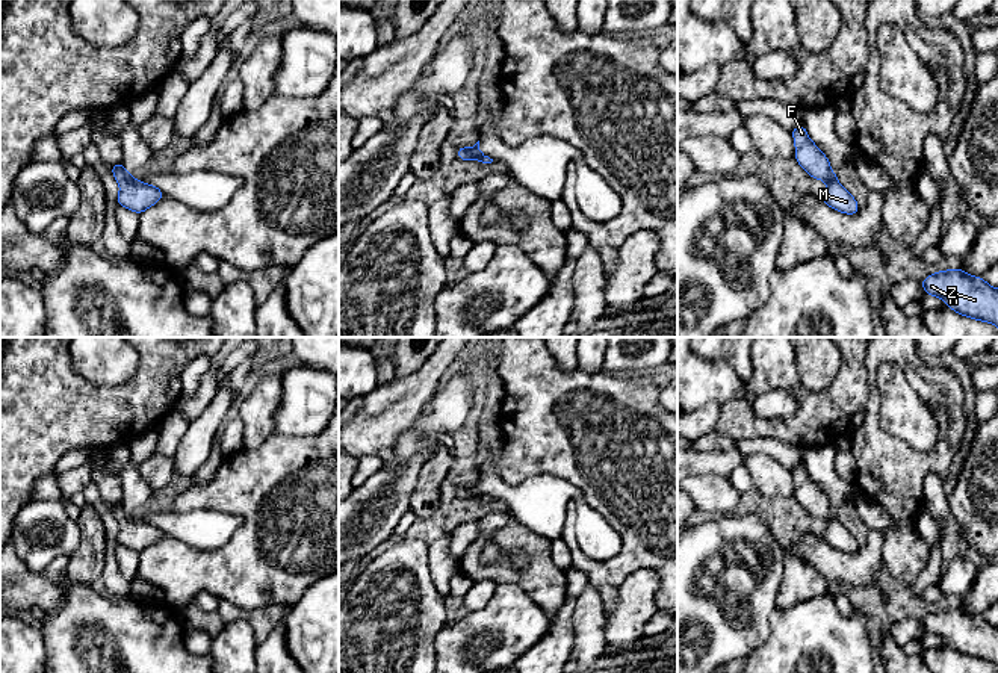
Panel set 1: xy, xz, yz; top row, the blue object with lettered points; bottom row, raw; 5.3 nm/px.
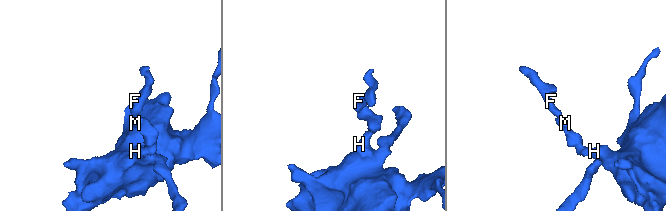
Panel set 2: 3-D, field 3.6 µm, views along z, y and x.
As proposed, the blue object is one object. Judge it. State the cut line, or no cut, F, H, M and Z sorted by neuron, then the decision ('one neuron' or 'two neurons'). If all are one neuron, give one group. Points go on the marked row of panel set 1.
cut none; groups F H M Z; one neuron

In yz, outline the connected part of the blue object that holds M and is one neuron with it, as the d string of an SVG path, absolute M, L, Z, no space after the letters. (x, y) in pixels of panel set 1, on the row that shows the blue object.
M798 126L792 129L791 133L795 142L794 157L798 162L798 165L804 168L810 177L824 180L829 183L821 201L838 212L842 212L847 215L857 213L860 209L857 206L857 201L836 180L835 171L830 168L829 159L809 139L806 127Z

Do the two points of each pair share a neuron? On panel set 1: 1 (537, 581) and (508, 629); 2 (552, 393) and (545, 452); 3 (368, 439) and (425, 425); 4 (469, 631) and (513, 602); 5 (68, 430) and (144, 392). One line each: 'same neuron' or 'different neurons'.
1: different neurons
2: same neuron
3: different neurons
4: same neuron
5: same neuron

